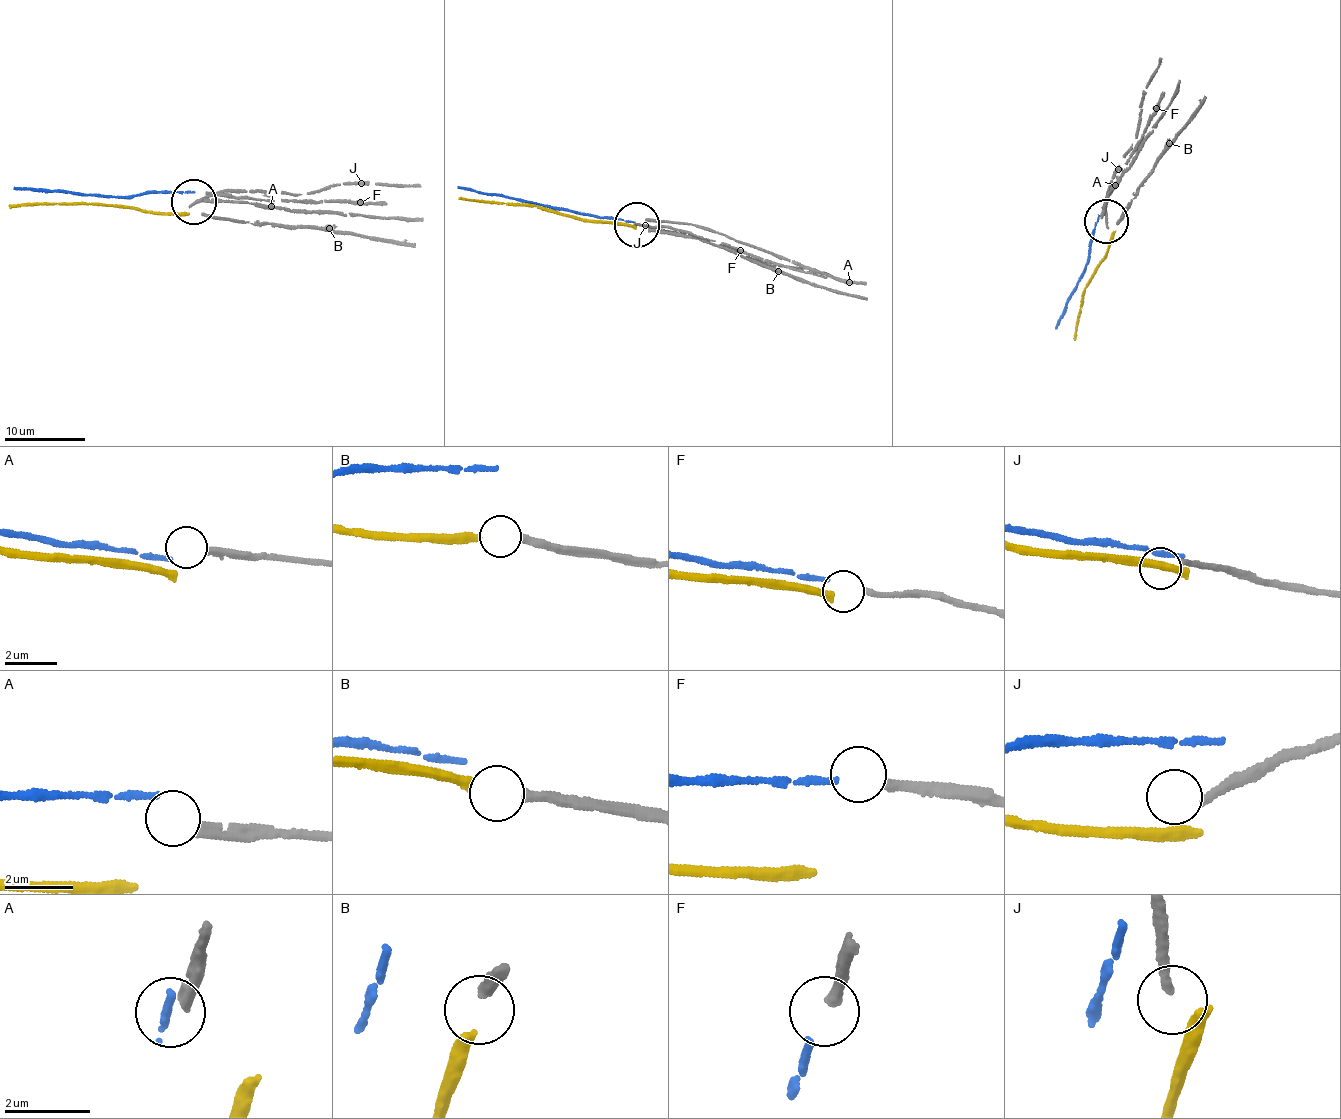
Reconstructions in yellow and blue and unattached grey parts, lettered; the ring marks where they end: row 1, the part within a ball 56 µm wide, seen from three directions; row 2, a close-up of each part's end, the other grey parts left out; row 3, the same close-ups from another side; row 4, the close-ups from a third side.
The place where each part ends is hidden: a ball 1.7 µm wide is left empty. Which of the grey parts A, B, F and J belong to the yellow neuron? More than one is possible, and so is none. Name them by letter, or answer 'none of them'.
B

